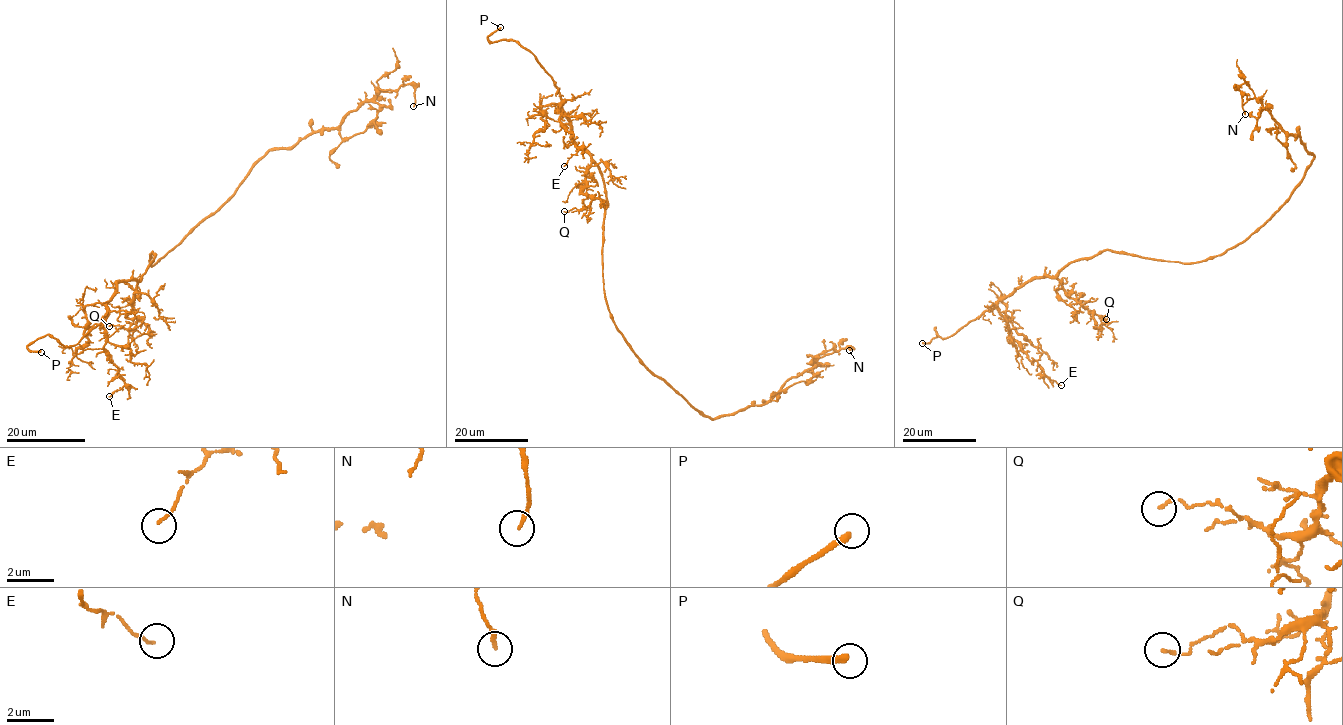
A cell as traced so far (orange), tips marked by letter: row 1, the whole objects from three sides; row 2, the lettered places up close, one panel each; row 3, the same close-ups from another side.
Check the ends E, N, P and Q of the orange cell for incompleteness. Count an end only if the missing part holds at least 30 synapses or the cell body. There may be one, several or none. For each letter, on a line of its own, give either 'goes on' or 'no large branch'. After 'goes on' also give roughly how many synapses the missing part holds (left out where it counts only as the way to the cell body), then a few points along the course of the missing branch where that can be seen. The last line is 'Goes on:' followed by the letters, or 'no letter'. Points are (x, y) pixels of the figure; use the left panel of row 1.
E: no large branch
N: no large branch
P: goes on | (41, 352), (52, 352), (70, 336), (116, 308), (128, 305), (139, 289)
Q: no large branch
Goes on: P

